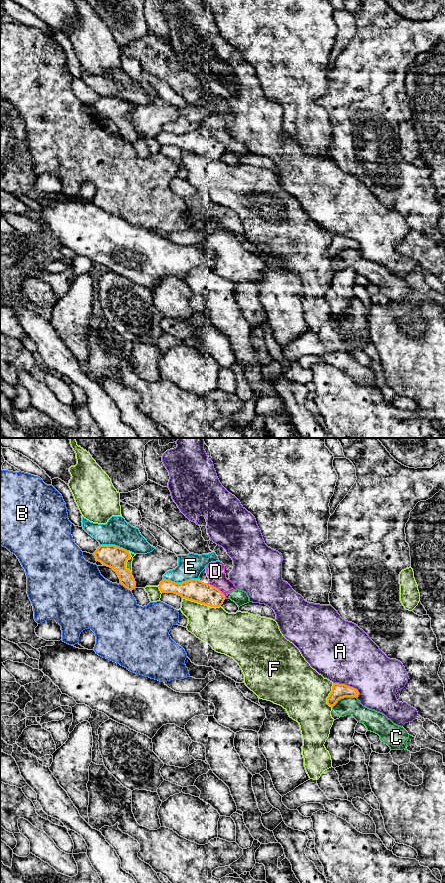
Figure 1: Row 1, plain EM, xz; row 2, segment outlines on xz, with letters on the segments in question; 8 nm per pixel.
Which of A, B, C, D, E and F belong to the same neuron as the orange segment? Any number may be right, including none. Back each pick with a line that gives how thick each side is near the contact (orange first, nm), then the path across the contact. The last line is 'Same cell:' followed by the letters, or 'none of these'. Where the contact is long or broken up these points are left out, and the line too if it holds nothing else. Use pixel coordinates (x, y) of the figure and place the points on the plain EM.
Same cell: none of these

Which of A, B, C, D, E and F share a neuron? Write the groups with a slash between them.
A / B / C D / E / F

